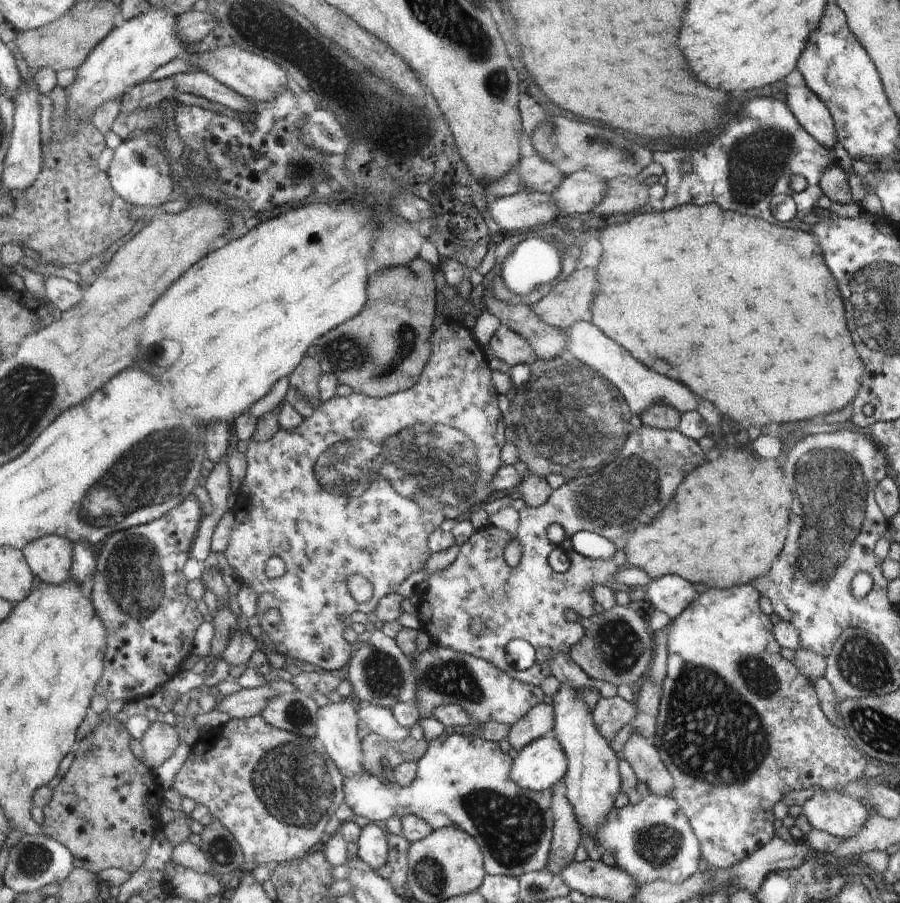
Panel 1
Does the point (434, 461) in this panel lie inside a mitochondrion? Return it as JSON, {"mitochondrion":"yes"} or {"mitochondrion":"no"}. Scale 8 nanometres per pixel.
{"mitochondrion":"yes"}

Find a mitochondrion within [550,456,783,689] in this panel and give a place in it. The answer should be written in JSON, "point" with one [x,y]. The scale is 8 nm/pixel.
{"point":[618,642]}

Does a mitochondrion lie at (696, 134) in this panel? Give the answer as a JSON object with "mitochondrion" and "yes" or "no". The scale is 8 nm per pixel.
{"mitochondrion":"no"}

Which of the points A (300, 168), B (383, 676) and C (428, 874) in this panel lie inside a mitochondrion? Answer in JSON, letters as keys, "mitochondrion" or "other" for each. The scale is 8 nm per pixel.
{"A":"mitochondrion","B":"mitochondrion","C":"mitochondrion"}

